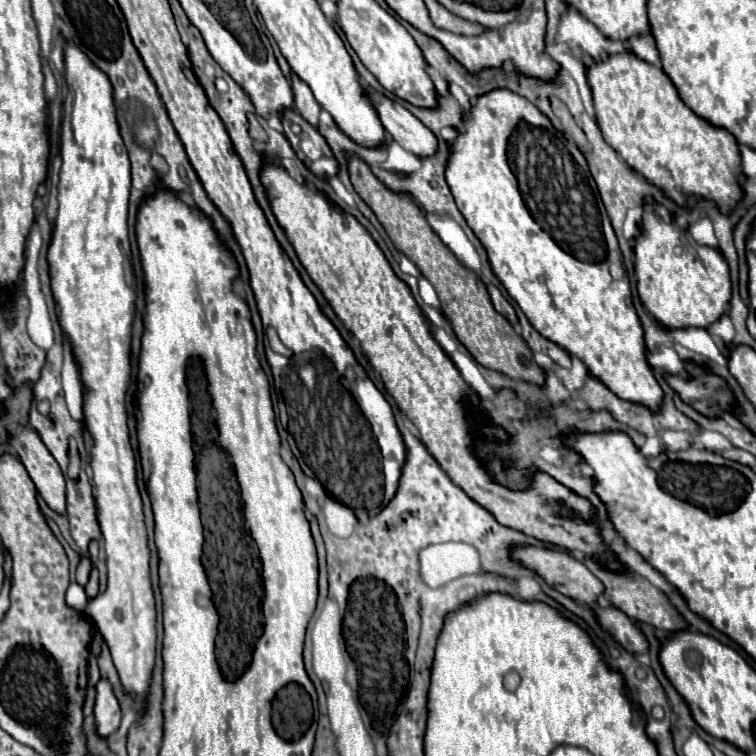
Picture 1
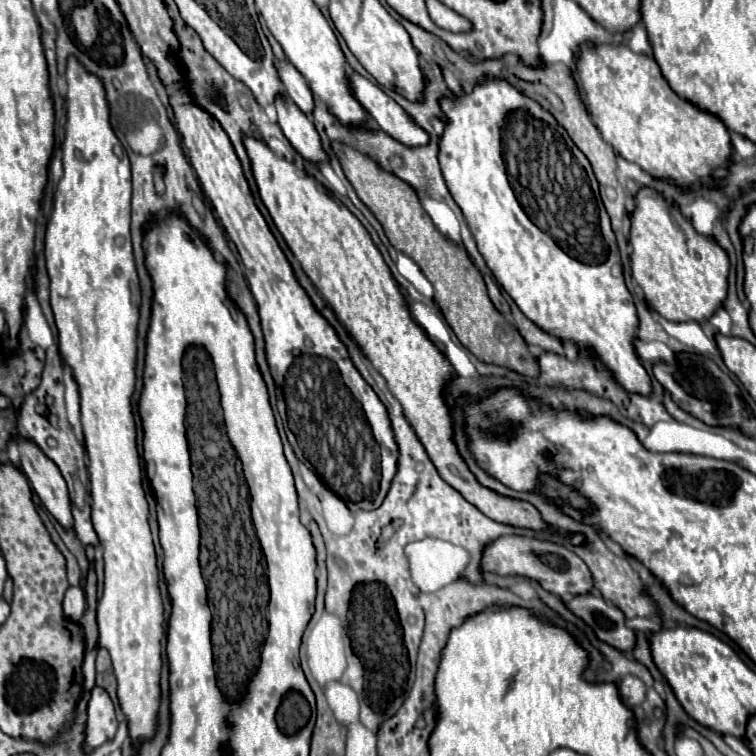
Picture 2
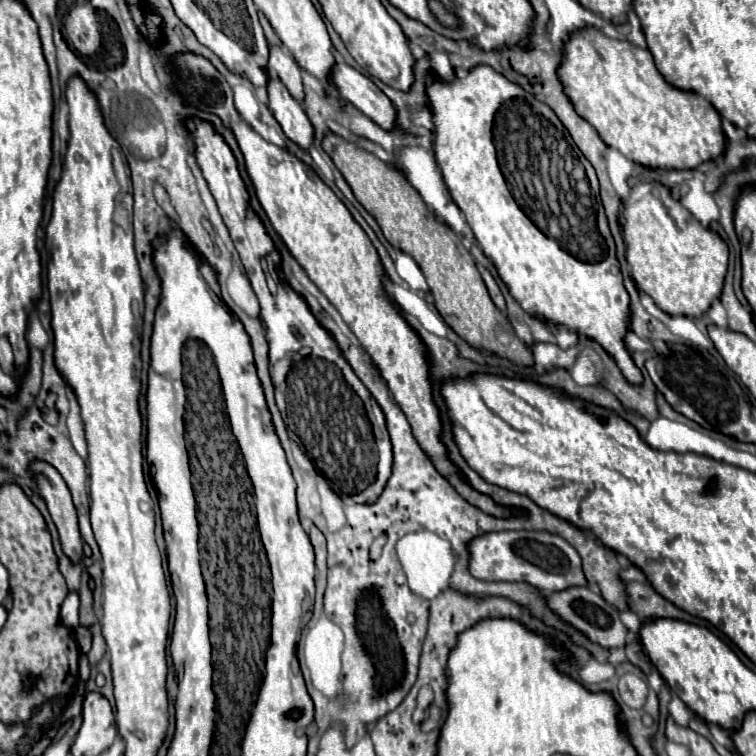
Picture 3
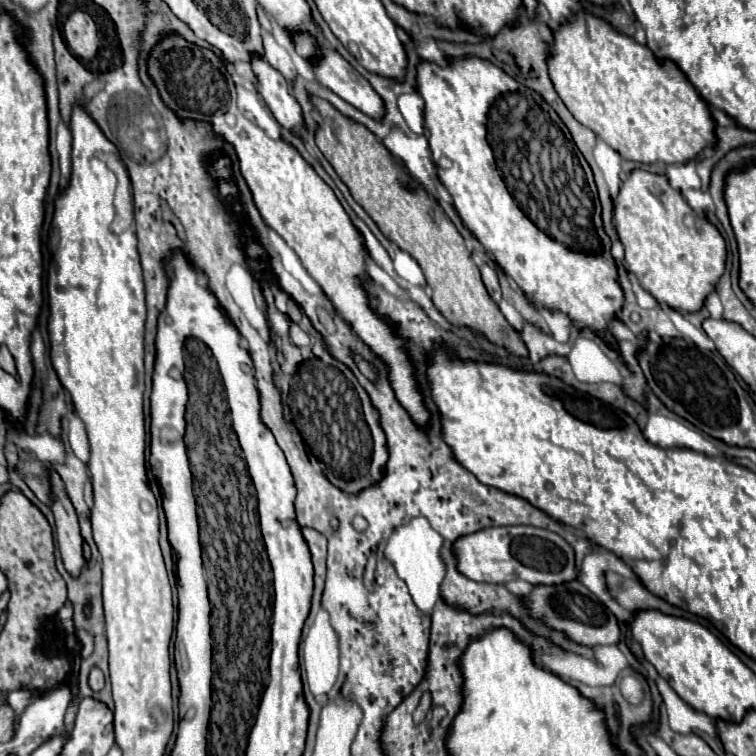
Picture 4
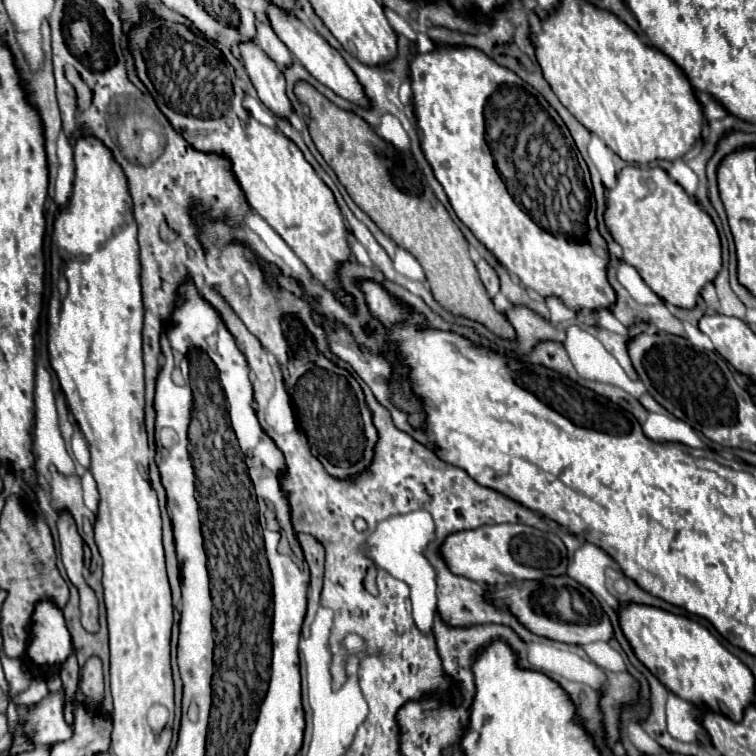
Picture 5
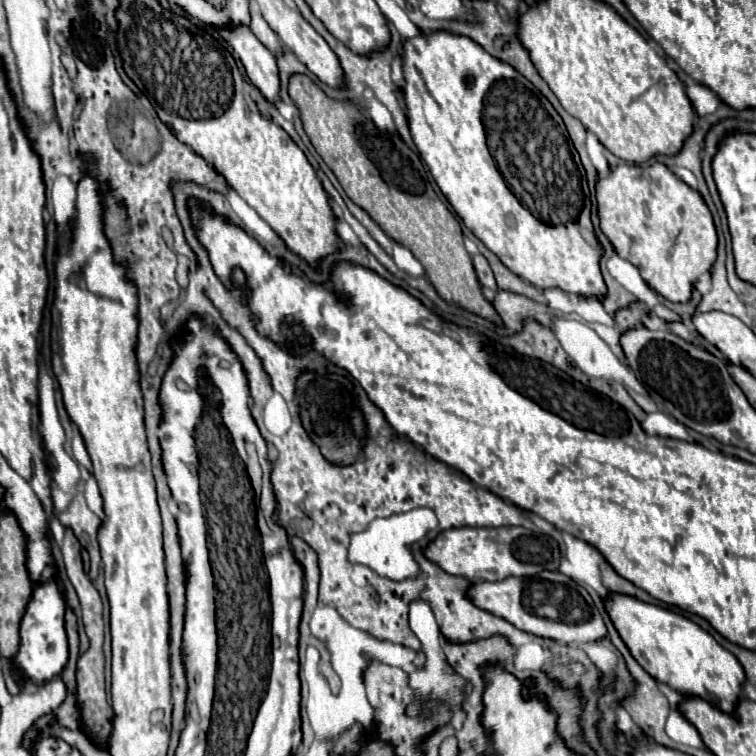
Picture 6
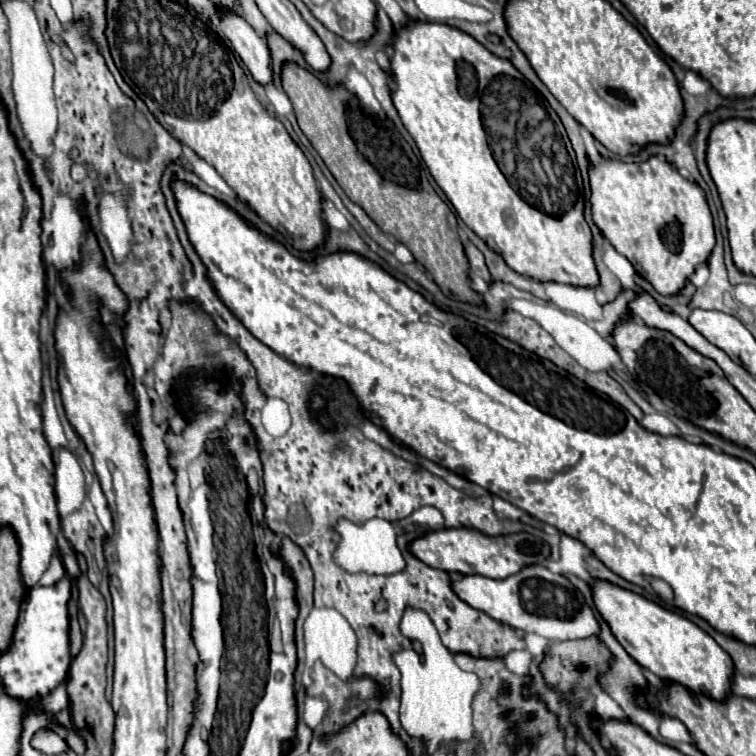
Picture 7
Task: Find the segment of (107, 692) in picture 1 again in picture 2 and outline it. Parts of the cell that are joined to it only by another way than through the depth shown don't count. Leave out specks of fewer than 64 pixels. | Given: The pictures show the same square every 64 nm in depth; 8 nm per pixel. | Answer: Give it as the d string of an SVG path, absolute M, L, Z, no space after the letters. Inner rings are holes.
M94 688L88 702L88 720L86 720L82 750L92 752L104 742L110 742L116 734L116 728L118 720L110 696L102 688Z

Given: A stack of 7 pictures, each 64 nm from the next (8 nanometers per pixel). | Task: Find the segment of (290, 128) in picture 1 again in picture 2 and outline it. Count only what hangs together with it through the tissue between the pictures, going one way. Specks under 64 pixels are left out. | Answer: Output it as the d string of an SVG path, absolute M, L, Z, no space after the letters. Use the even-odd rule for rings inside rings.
M276 100L276 110L278 110L278 124L284 132L284 136L290 140L290 144L306 158L312 162L318 160L328 160L326 152L322 150L320 136L314 128L314 124L296 108L296 104L288 104L286 100Z

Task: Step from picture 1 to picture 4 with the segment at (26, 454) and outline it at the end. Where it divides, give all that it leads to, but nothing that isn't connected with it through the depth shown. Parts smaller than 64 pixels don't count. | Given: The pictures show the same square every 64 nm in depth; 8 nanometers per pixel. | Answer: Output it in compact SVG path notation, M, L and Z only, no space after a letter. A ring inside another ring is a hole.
M56 472L52 474L52 498L54 498L52 512L56 520L56 534L58 534L58 546L64 560L64 568L68 570L70 576L78 578L80 568L84 566L84 556L82 556L84 540L80 536L74 506L68 500L64 492L64 484L60 482L60 476Z

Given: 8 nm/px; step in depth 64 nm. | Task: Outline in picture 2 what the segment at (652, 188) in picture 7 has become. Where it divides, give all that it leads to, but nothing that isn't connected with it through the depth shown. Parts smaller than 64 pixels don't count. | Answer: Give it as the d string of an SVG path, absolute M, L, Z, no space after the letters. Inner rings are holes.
M644 186L636 194L636 208L630 214L630 264L632 264L632 276L638 282L638 286L644 292L644 298L654 306L656 312L660 312L666 320L672 322L704 322L708 320L718 306L722 306L726 298L728 288L728 254L726 250L712 238L696 232L692 222L684 218L684 214L678 210L678 206L672 206L666 202L666 198Z

